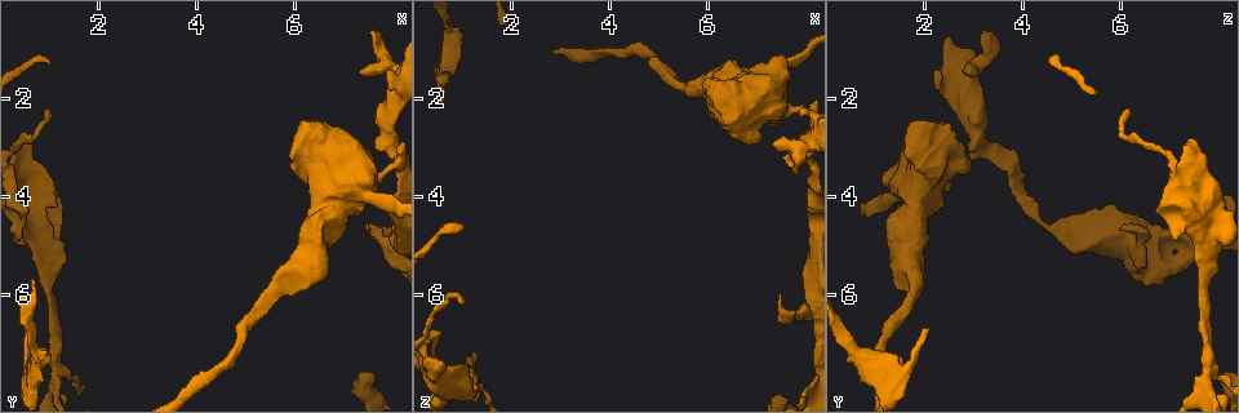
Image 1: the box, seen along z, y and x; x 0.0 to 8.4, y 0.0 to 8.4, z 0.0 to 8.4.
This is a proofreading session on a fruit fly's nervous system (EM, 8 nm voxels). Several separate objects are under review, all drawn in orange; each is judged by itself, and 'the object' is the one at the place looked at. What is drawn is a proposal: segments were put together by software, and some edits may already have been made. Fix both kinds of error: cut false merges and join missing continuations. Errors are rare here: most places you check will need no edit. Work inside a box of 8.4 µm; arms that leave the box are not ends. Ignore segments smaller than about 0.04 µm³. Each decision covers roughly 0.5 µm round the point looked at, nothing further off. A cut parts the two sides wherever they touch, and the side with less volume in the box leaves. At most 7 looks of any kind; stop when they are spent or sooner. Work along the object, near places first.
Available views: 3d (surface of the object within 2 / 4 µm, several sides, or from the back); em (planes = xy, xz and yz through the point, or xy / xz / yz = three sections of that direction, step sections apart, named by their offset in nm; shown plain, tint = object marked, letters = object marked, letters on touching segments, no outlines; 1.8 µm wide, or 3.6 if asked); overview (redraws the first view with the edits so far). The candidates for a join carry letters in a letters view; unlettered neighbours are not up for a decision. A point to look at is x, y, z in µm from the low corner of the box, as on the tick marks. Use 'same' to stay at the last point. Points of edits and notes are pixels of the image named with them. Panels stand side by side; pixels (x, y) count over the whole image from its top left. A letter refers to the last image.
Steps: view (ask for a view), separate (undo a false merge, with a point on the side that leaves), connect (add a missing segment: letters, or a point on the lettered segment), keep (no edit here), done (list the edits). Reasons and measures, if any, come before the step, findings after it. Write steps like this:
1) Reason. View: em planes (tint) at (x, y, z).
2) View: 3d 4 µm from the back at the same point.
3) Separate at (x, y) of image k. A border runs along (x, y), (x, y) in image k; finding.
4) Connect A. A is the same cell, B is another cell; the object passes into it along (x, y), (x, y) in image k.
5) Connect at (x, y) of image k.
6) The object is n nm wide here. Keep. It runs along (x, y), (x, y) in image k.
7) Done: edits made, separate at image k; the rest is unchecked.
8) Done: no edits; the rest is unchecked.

An open end. View: em yz step 16 (letters) at (7.50, 4.65, 6.00).

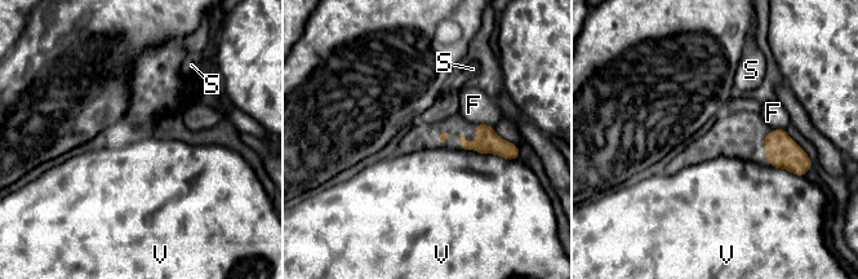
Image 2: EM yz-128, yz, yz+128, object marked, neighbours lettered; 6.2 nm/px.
Keep. F, S and V are other cells; none of them fits.

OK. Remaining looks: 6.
Branch stops here. View: em planes (letters) at (7.35, 1.50, 2.95).

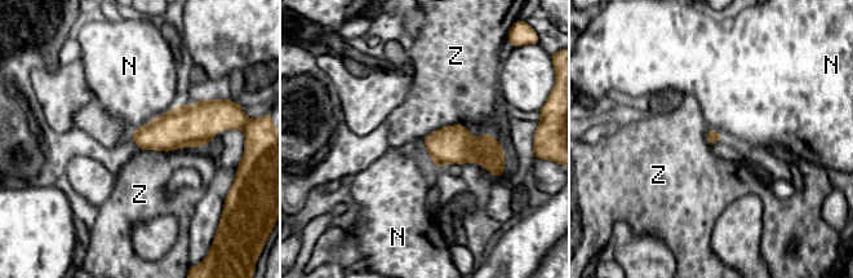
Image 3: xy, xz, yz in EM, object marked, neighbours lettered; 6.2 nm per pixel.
Keep. N and Z are other cells; a border runs along (204, 145), (170, 150), (141, 149) in image 3; none of them fits.

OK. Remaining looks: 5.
An open end. View: em 3.6 µm planes (tint) at (1.15, 4.20, 7.50).

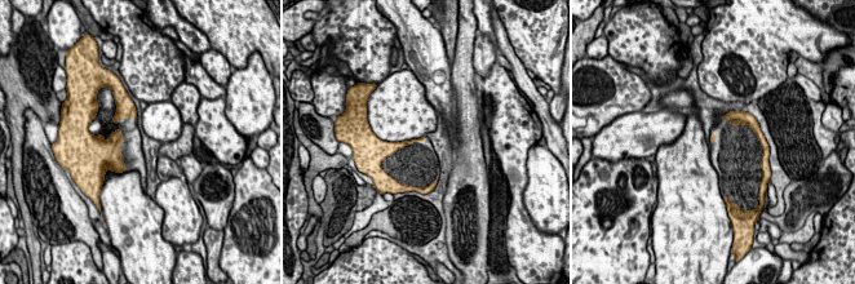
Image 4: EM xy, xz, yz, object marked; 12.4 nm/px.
What lies round it. View: em 3.6 µm planes (letters) at the same point.

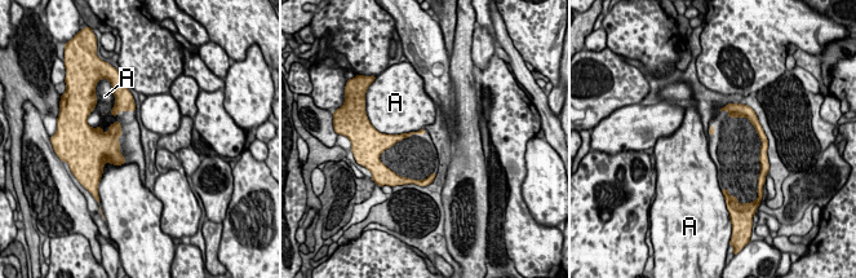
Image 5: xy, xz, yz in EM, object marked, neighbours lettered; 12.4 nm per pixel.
The longest contact is with A, 320 nm. Keep. A is another cell; a border runs along (115, 119), (106, 132), (92, 128) in image 5; none of them fits.

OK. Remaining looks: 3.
Done: no edits; the rest is unchecked.

